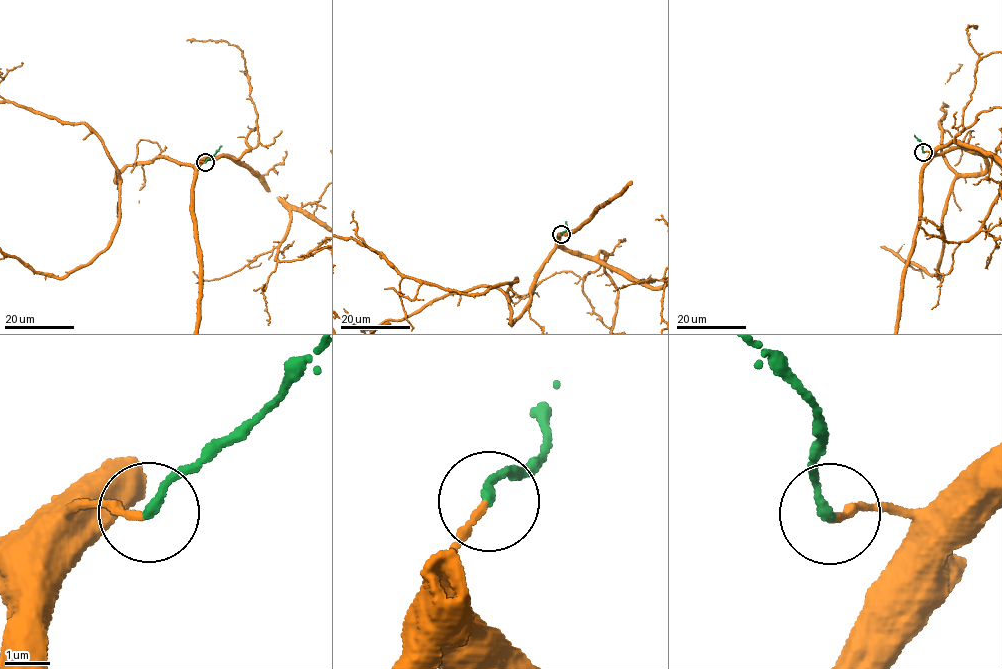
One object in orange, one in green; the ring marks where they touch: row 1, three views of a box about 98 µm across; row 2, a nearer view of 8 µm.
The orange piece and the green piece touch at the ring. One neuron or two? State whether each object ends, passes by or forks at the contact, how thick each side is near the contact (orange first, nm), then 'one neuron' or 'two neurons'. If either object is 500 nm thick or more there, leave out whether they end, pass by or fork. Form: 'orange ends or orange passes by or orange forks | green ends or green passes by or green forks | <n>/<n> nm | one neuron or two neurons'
orange ends | green ends | 160/200 nm | one neuron

